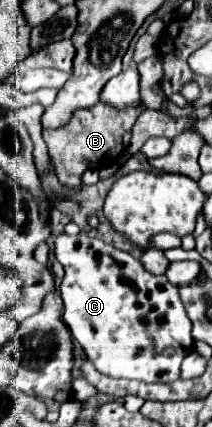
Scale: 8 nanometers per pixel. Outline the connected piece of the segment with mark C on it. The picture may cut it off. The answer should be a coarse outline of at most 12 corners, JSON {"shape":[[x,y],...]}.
{"shape":[[54,236],[64,320],[98,372],[174,382],[178,288],[130,252]]}

